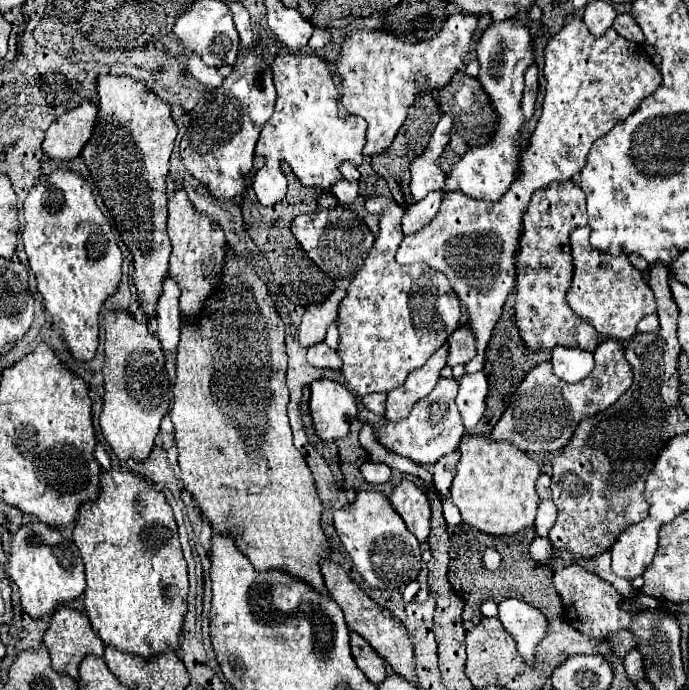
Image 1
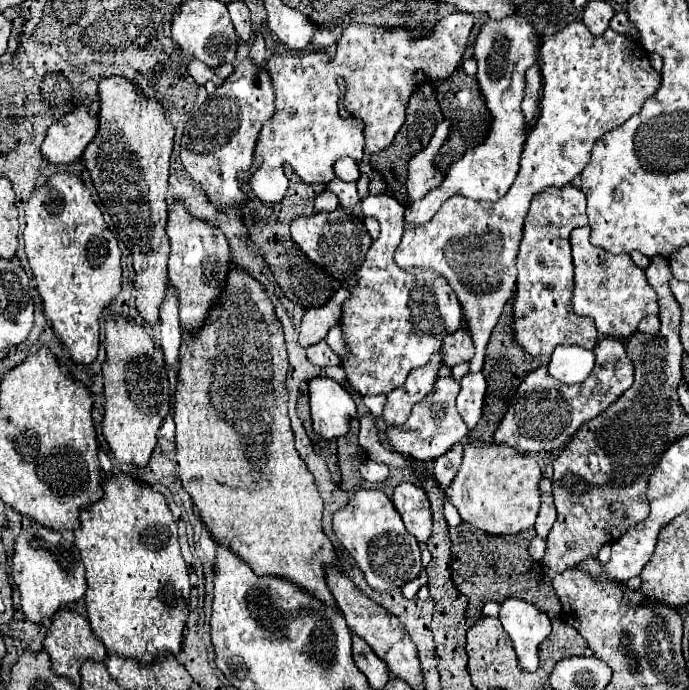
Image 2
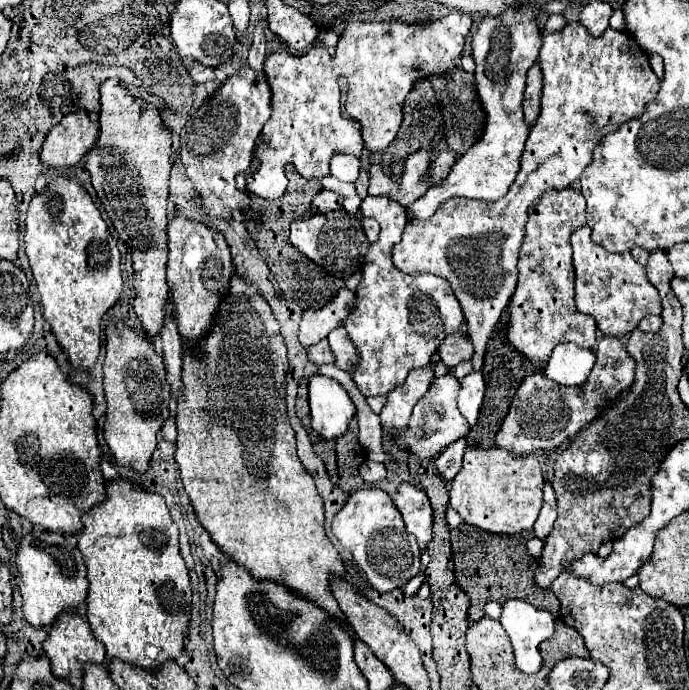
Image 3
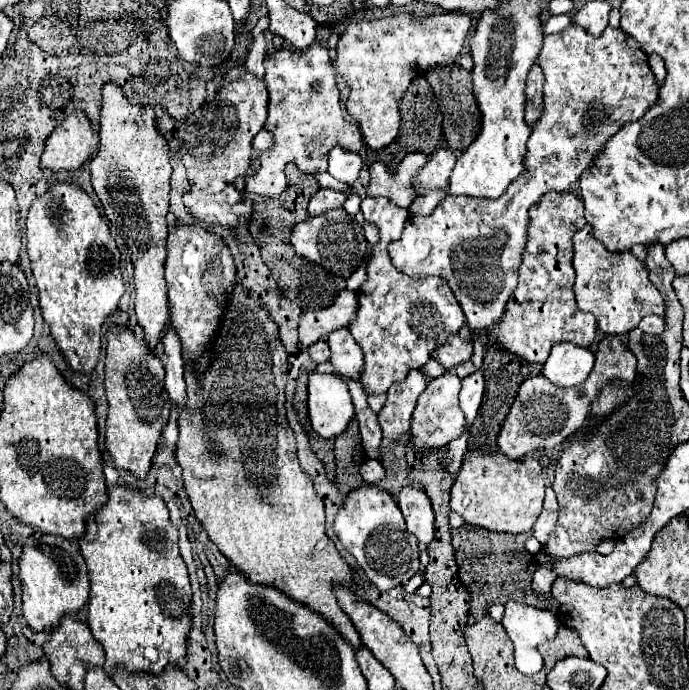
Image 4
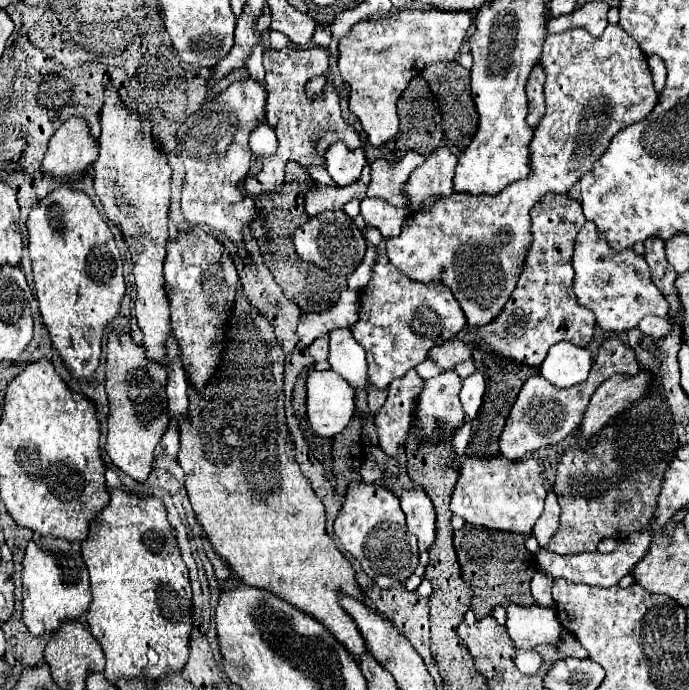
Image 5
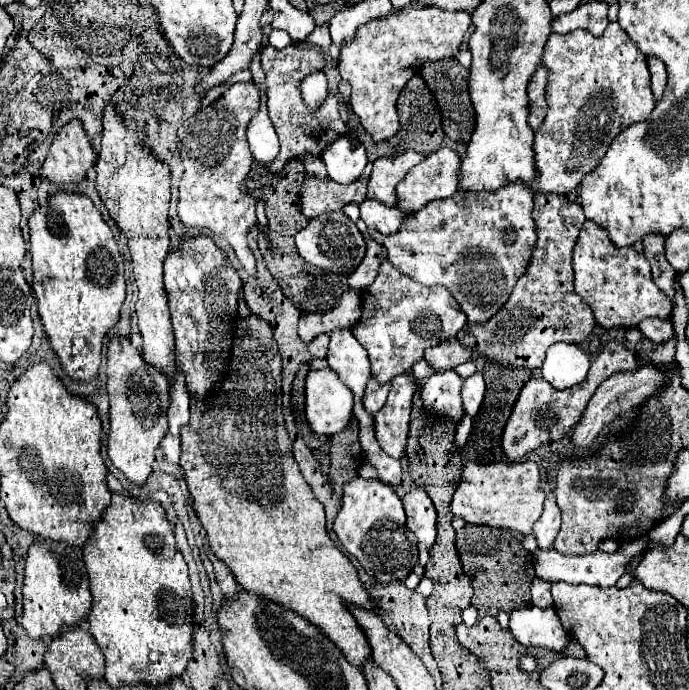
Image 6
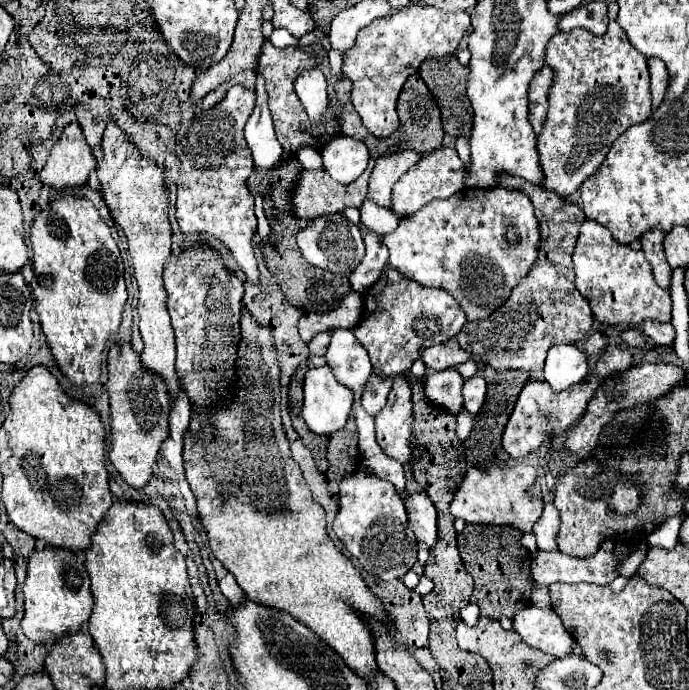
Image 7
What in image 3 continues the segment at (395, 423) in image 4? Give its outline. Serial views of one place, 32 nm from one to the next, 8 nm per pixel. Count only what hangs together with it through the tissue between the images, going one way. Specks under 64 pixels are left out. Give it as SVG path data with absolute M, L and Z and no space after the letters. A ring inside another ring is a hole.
M438 354L432 356L432 364L424 368L416 368L408 374L406 382L388 392L388 402L380 412L380 422L384 430L390 434L394 428L404 428L412 414L412 408L422 398L424 392L432 386L434 380L434 364L438 362Z

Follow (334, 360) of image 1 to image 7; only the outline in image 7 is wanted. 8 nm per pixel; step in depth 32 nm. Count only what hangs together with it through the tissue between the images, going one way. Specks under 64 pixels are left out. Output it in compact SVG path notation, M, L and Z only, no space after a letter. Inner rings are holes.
M322 332L322 334L314 336L312 342L308 344L310 354L314 354L314 356L324 356L326 350L328 350L328 344L330 344L330 334L328 334L328 332Z

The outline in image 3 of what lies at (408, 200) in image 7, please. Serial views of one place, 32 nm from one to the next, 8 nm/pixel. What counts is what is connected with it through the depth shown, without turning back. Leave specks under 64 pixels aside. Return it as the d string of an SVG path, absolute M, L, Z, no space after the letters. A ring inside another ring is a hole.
M448 150L438 152L436 158L434 158L434 162L430 164L430 172L428 172L430 180L434 180L434 184L442 184L446 180L448 172L450 172L454 160L456 160L456 154L452 154Z

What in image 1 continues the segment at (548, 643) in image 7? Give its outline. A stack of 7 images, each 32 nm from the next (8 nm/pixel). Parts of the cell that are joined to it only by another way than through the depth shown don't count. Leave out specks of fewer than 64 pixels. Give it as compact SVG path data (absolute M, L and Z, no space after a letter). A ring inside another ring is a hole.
M504 600L498 604L498 618L516 638L520 654L530 660L538 642L546 634L546 616L522 600Z

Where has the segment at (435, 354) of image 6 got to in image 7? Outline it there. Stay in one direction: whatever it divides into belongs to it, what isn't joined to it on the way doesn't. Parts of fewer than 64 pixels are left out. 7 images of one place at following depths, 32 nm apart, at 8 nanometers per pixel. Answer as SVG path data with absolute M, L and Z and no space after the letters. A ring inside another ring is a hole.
M456 338L448 340L444 344L430 346L430 348L422 350L422 360L426 362L426 366L430 370L446 370L446 368L458 366L458 364L470 360L470 358L472 358L472 354L464 352Z

